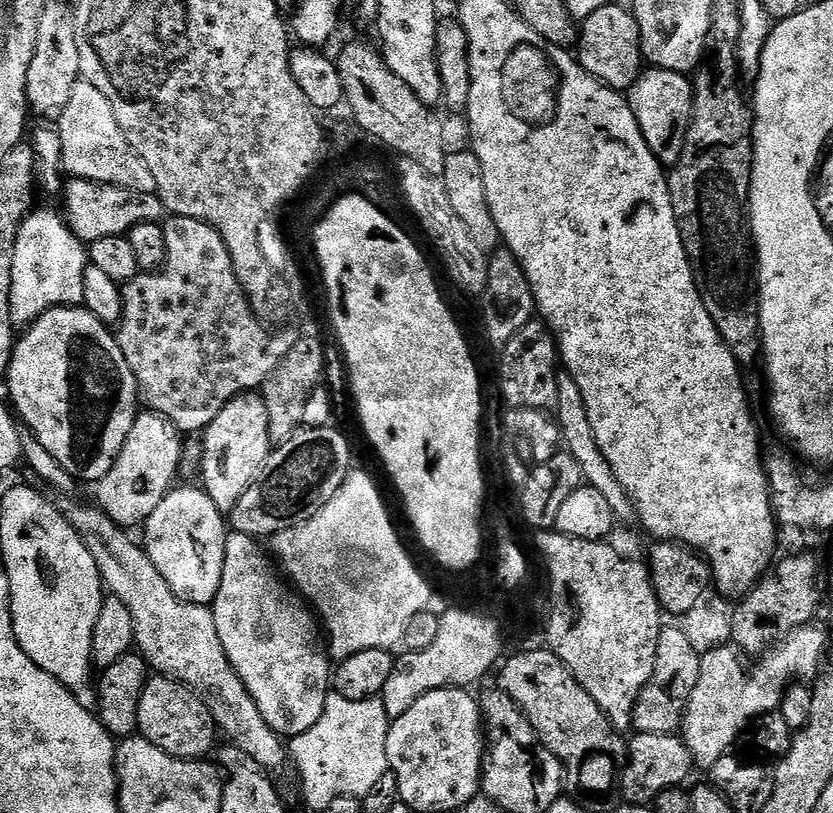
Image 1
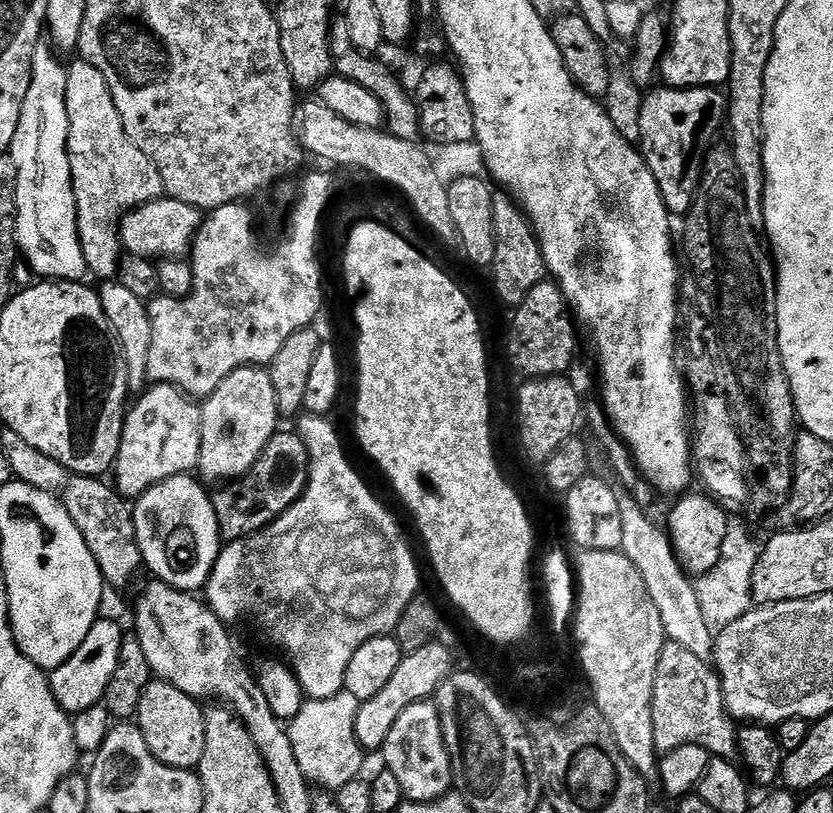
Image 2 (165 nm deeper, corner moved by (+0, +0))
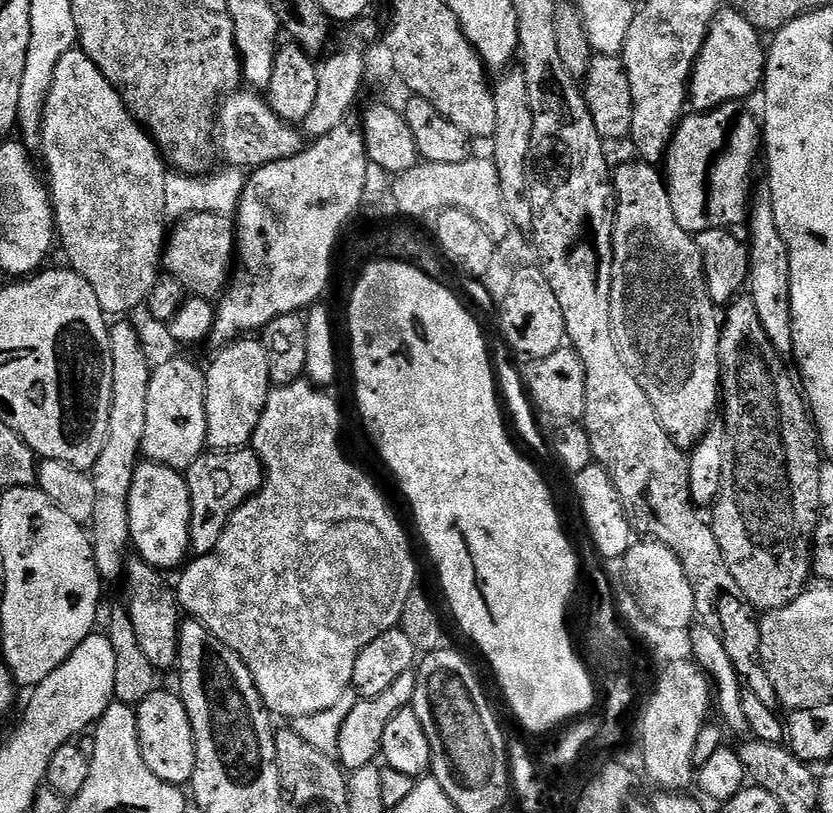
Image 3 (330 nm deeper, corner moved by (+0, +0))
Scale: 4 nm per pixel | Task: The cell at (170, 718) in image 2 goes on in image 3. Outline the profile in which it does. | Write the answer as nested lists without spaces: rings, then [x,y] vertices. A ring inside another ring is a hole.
[[[157,690],[135,705],[135,709],[136,729],[146,766],[150,766],[150,770],[158,774],[162,782],[177,786],[187,785],[196,769],[196,735],[184,701],[175,691]]]

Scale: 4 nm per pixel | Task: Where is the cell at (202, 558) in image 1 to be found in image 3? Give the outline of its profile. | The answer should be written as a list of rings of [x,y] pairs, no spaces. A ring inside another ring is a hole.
[[[137,463],[134,482],[130,486],[128,509],[130,510],[130,534],[132,535],[131,547],[134,552],[136,548],[135,555],[157,570],[176,567],[179,569],[185,563],[184,555],[189,555],[190,552],[190,530],[188,527],[192,517],[192,507],[190,506],[190,490],[185,473],[161,464]]]

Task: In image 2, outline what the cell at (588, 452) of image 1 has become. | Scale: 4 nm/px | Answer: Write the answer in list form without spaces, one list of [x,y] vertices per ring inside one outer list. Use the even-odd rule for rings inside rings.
[[[624,494],[619,497],[619,515],[622,522],[622,540],[620,550],[628,561],[642,575],[643,584],[647,593],[654,602],[654,608],[662,621],[665,637],[674,644],[685,646],[692,654],[707,661],[715,648],[713,629],[702,618],[701,607],[698,606],[695,585],[689,580],[687,573],[681,570],[676,556],[672,552],[667,533],[662,531],[643,512],[641,505],[632,499],[631,495]],[[688,624],[696,628],[692,636],[684,636],[688,632]]]

